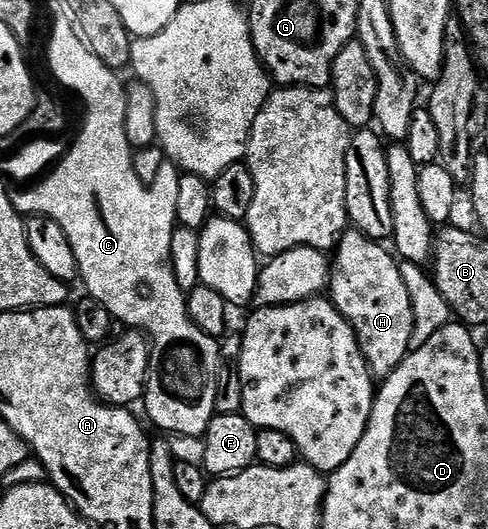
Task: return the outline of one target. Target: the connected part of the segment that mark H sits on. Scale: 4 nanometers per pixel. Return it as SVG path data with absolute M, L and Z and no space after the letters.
M352 227L346 228L331 257L331 272L327 286L328 300L332 301L333 306L349 322L354 336L357 337L357 346L361 349L361 355L369 365L370 373L377 379L384 379L395 372L399 363L411 351L409 344L413 330L413 308L411 295L407 295L407 283L403 283L398 258L385 248L384 244L371 240L367 234Z

